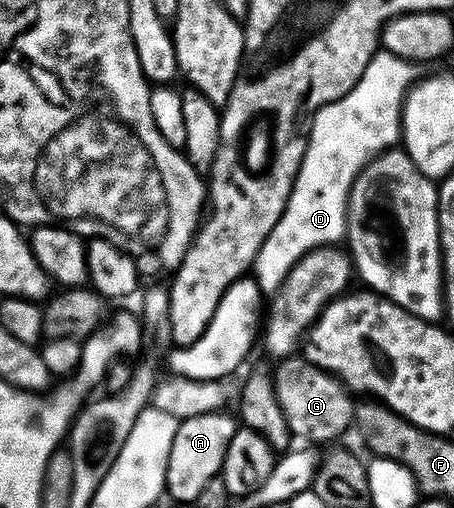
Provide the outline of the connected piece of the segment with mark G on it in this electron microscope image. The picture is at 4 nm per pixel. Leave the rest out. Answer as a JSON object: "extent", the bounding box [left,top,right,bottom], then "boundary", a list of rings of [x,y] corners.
{"extent":[275,358,354,440],"boundary":[[[304,358],[295,359],[282,363],[286,364],[281,368],[281,377],[278,375],[275,380],[279,406],[285,412],[290,433],[305,440],[333,440],[343,435],[354,423],[354,397],[332,372],[325,372]]]}

